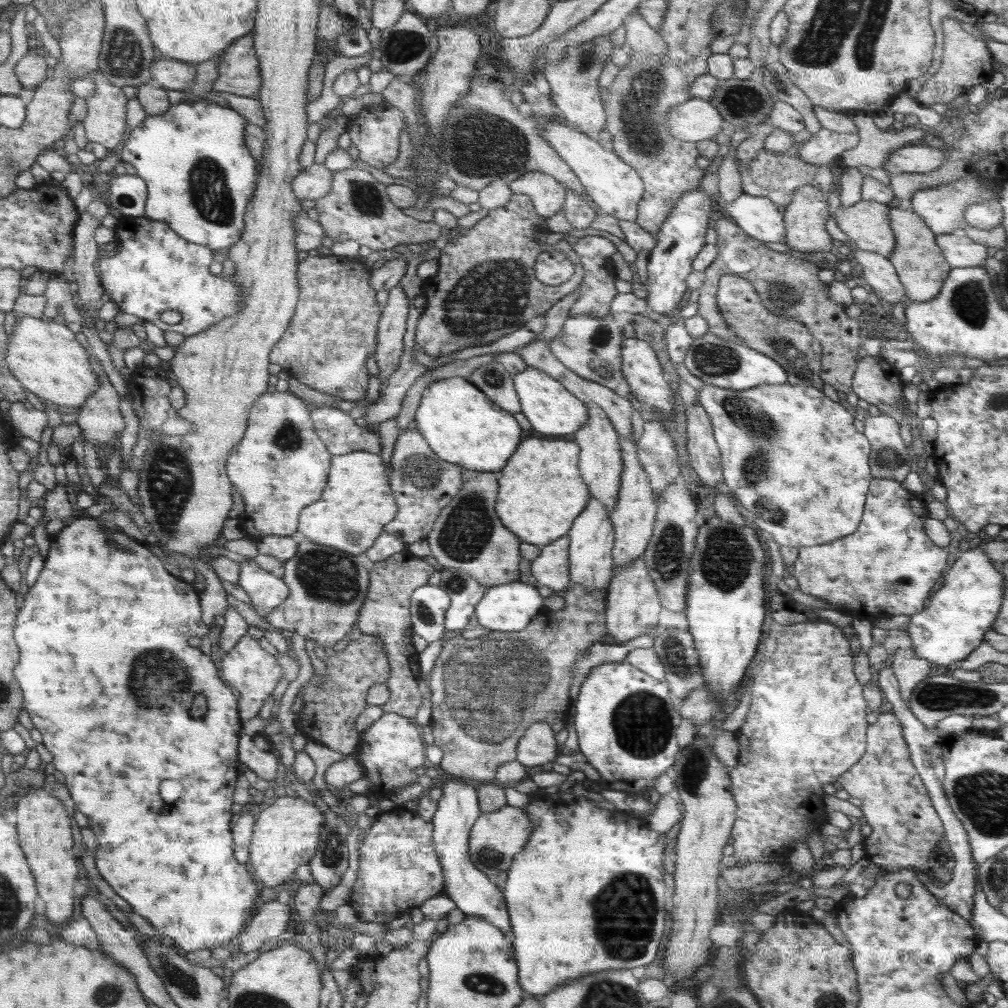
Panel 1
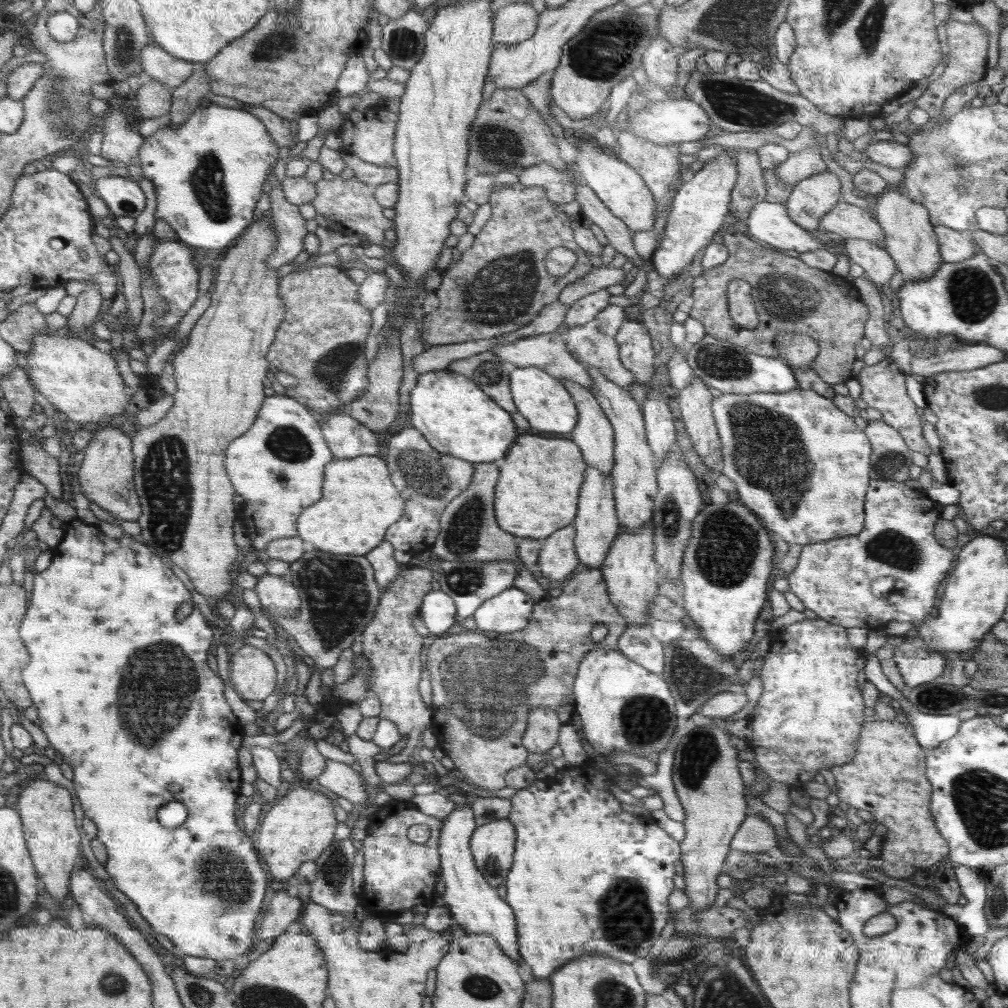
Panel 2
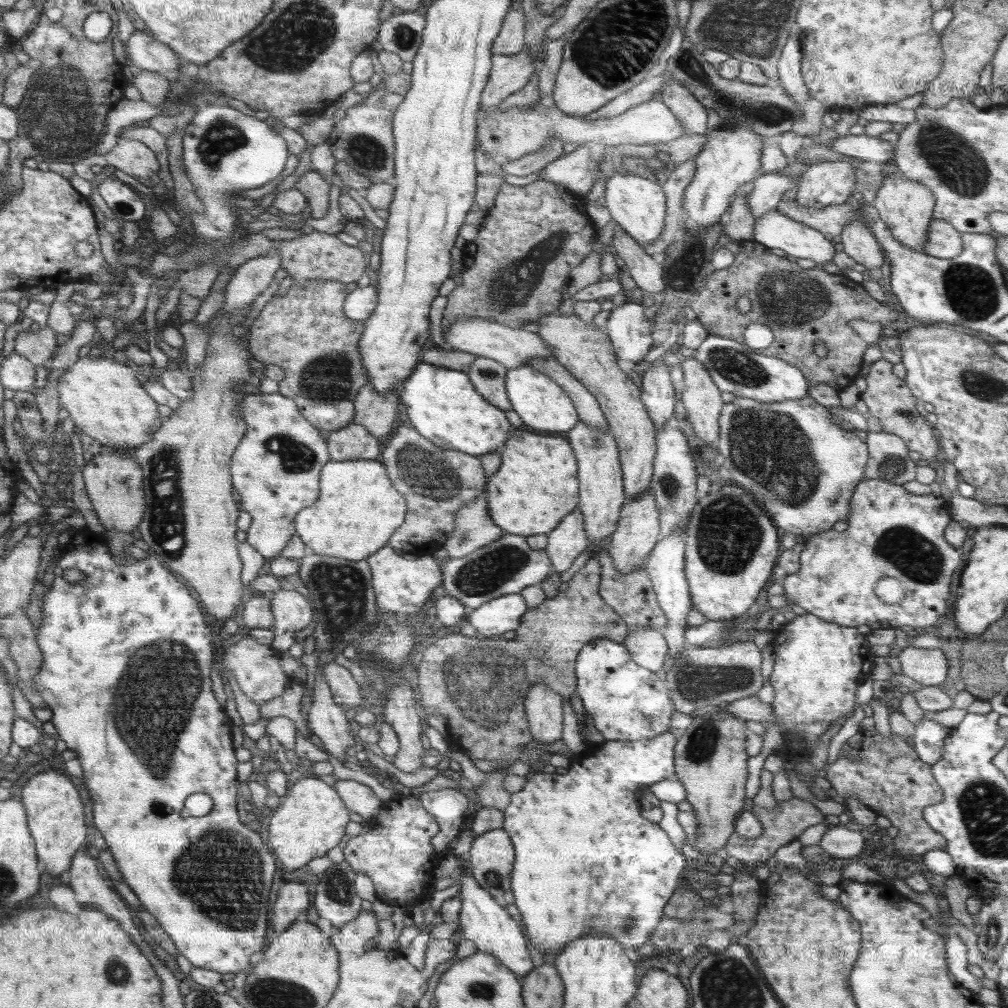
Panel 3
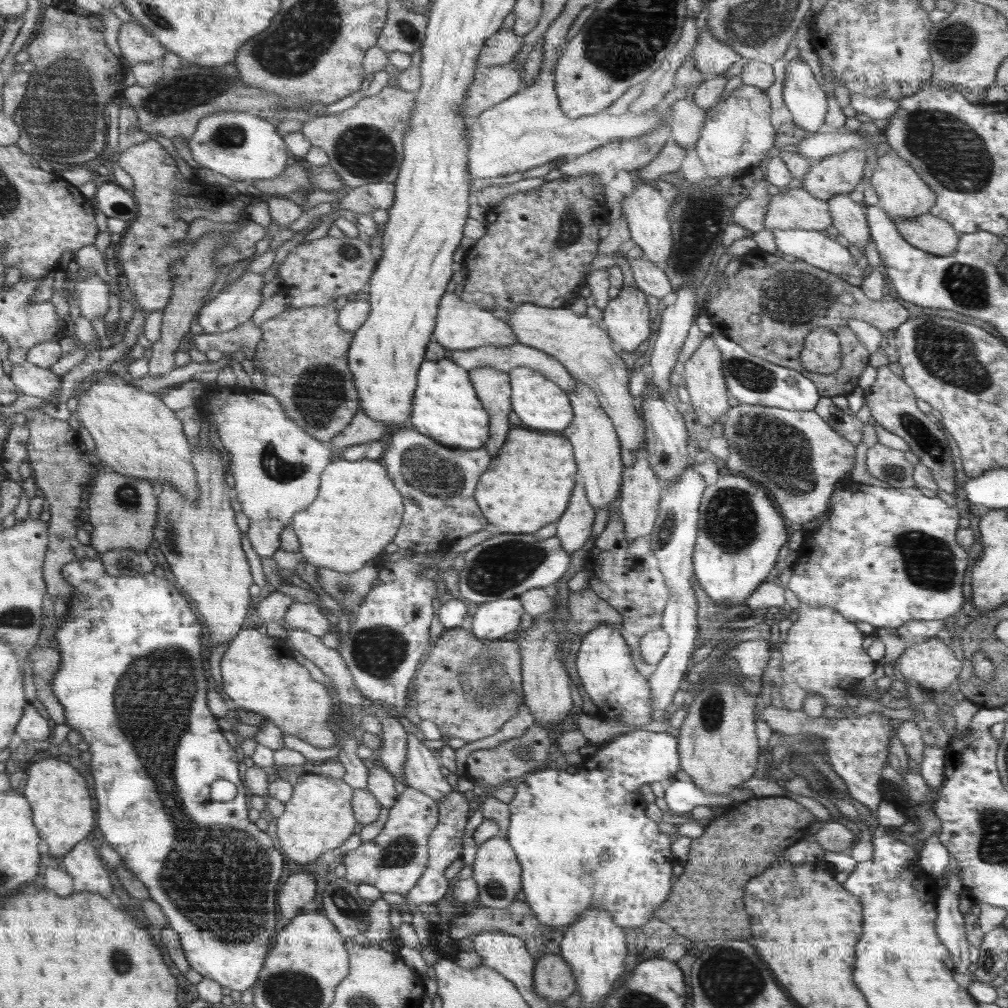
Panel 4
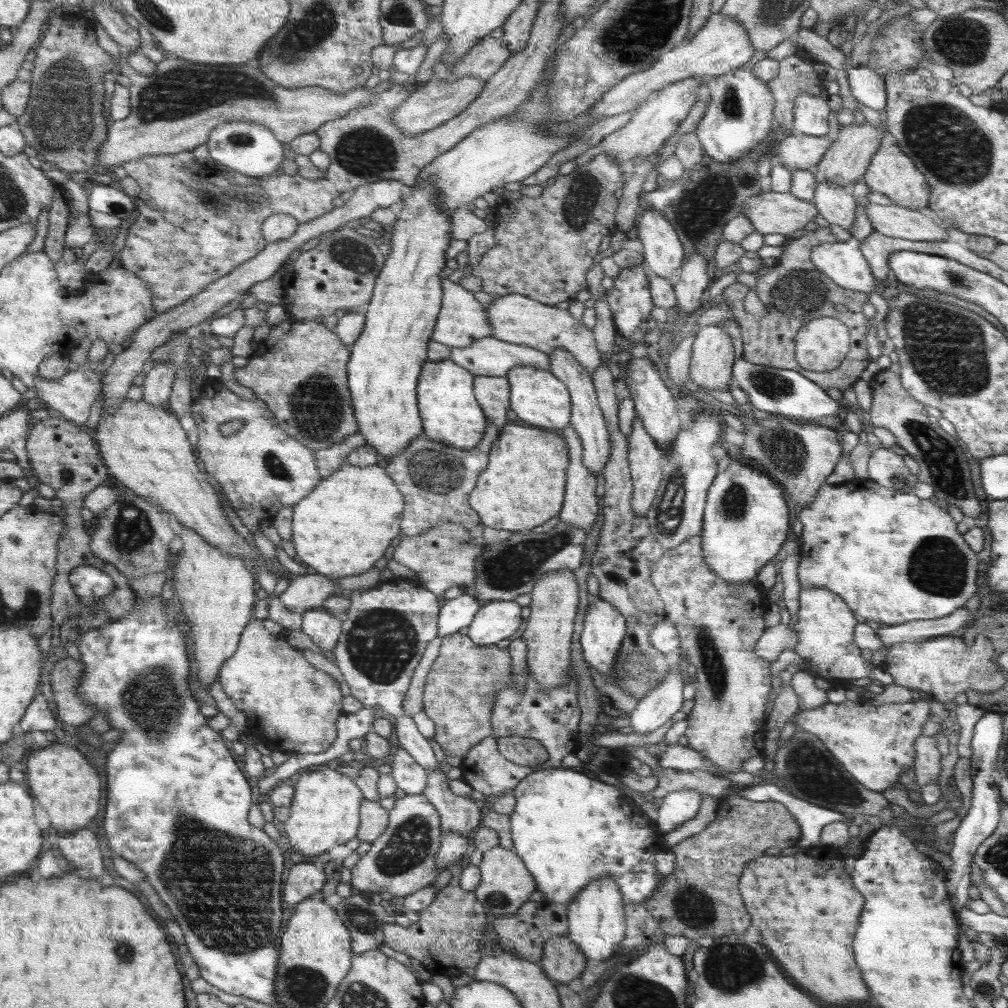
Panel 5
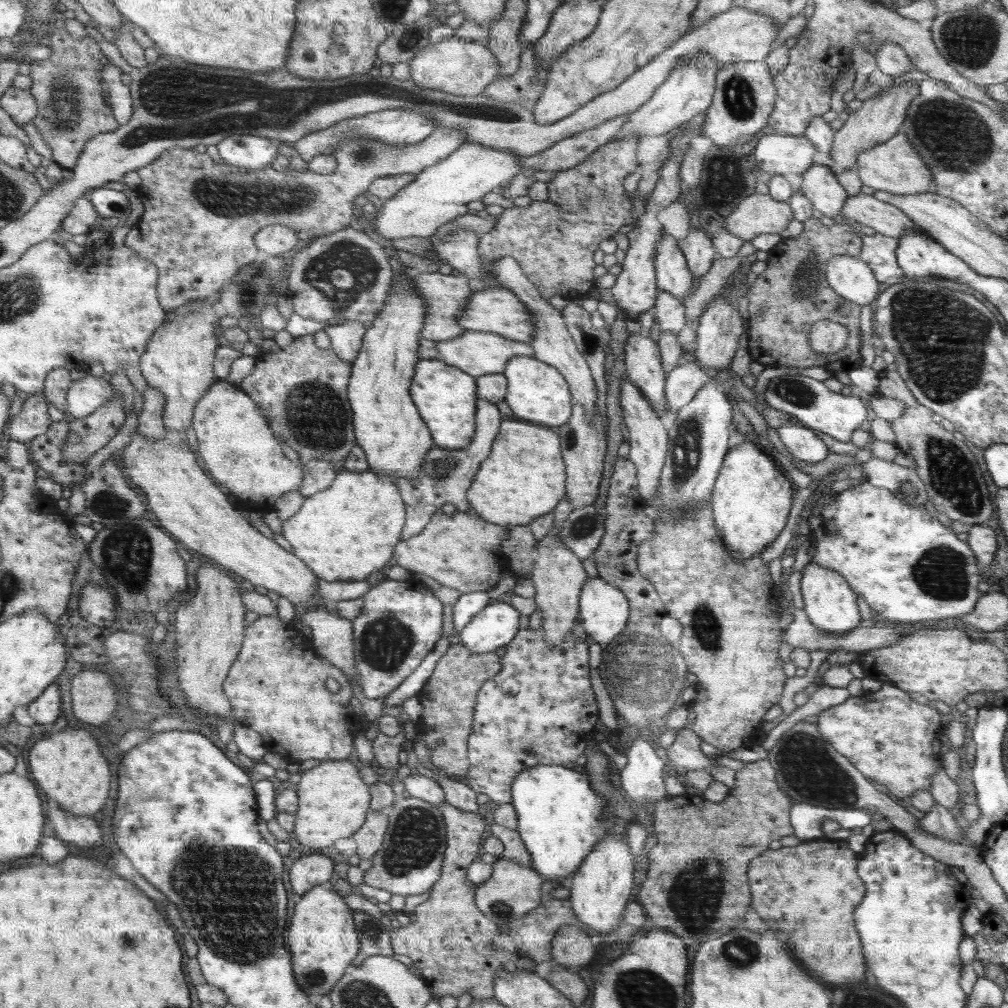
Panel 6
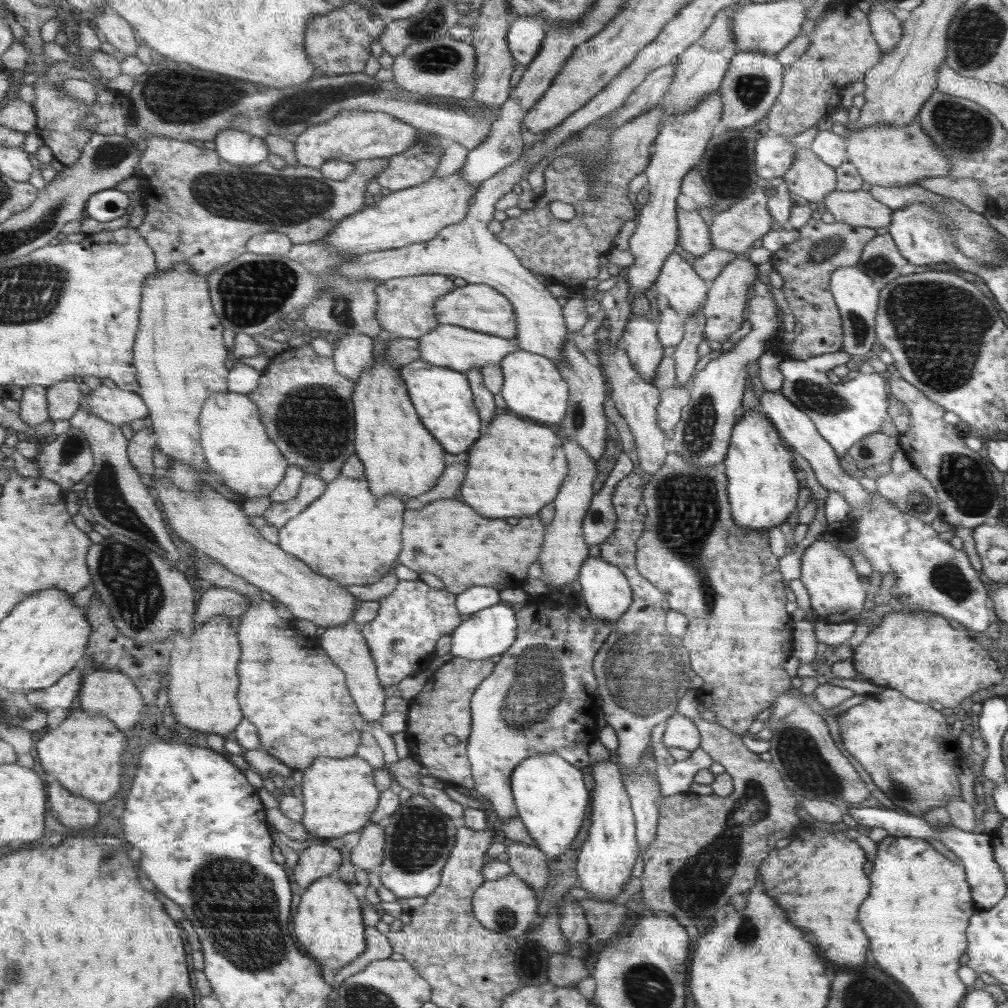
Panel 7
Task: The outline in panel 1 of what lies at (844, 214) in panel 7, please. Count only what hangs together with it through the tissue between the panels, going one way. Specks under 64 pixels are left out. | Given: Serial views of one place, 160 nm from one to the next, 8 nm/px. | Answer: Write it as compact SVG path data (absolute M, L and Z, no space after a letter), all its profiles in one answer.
M938 233L935 242L951 268L966 266L982 267L993 250L973 242L961 233Z

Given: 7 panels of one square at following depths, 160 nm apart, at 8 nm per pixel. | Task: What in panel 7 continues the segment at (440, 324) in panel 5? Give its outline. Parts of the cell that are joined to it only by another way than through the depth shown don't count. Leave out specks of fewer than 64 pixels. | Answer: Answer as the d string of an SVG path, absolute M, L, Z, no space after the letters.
M419 275L394 278L382 281L377 289L378 310L376 317L382 325L385 335L392 338L420 338L437 328L440 322L436 317L436 302L446 294L452 293L457 287L454 282L442 275Z

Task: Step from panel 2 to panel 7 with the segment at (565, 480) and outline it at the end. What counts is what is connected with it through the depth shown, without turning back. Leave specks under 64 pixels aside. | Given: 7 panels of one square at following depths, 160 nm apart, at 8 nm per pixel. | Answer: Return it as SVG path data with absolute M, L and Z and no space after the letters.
M498 414L474 450L467 450L470 478L466 472L460 500L474 506L486 518L528 516L557 499L569 472L564 442L550 427L519 415Z

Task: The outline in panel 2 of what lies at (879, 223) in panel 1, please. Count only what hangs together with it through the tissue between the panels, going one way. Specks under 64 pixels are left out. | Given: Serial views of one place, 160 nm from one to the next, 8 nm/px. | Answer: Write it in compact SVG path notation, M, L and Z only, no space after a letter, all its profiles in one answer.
M838 202L820 221L820 229L839 235L844 240L866 240L877 245L886 240L883 229L872 217L875 208L867 211L849 203Z

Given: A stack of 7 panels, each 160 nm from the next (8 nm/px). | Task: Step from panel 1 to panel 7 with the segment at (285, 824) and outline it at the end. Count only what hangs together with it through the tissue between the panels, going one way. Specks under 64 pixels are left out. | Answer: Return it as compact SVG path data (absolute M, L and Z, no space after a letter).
M320 757L303 771L302 798L304 814L301 820L309 836L320 839L340 838L364 828L380 804L381 792L374 782L374 768L364 758Z

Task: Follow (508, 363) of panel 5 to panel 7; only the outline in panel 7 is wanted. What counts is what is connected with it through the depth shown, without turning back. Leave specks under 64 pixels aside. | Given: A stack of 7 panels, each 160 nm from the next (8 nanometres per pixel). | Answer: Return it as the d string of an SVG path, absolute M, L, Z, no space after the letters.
M438 325L426 336L417 338L420 344L420 359L438 367L450 367L452 370L462 371L482 368L484 366L500 366L501 362L512 353L517 353L519 344L512 339L502 338L500 335L484 334L481 331L468 330L456 325Z

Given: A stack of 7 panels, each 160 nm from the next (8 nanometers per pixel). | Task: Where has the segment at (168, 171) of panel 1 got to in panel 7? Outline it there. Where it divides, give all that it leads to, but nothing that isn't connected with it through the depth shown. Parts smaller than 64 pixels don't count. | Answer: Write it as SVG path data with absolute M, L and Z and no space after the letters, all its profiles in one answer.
M222 129L213 138L215 150L234 165L257 165L268 158L268 145L257 134L236 129Z

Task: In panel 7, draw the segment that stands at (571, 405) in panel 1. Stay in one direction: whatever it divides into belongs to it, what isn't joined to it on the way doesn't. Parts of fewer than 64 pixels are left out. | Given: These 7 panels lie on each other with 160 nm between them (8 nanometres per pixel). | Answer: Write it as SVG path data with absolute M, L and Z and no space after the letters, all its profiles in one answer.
M520 349L506 357L500 367L504 374L501 393L507 408L538 423L561 424L569 406L569 385L552 360Z

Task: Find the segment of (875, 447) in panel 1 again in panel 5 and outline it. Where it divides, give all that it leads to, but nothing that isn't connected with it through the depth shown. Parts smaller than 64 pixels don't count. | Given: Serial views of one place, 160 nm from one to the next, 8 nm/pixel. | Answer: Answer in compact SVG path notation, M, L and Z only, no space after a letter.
M879 448L870 455L867 478L904 494L913 492L918 481L905 465L903 456L886 448Z

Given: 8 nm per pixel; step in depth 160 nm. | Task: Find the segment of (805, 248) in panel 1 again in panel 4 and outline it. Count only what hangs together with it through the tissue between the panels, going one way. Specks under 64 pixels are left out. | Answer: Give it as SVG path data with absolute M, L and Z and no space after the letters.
M848 149L823 158L813 163L800 187L825 201L839 194L850 194L860 187L868 155L862 149Z

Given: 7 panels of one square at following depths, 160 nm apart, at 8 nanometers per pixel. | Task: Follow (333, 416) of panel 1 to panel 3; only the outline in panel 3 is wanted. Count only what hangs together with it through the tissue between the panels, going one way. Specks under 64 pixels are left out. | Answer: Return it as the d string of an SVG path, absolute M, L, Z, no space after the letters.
M352 422L326 436L329 454L334 461L372 460L380 454L376 437L360 423Z

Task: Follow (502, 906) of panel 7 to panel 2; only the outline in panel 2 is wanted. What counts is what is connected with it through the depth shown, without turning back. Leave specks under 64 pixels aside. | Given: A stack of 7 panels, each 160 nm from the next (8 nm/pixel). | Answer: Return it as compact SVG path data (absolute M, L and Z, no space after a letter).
M501 818L477 827L469 845L478 870L494 887L505 884L516 856L517 828L512 819Z

